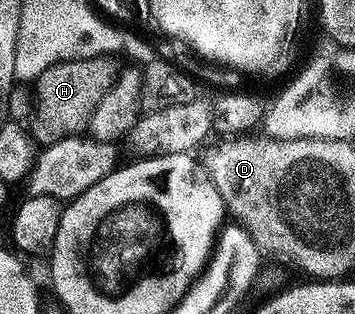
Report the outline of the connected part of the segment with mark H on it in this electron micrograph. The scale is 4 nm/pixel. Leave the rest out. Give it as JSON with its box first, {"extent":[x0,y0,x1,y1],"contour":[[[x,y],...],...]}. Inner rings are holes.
{"extent":[30,55,118,146],"contour":[[[111,55],[91,56],[81,60],[63,60],[46,70],[34,81],[36,109],[32,112],[30,135],[37,145],[47,146],[68,136],[83,133],[98,102],[116,81],[118,67]]]}

